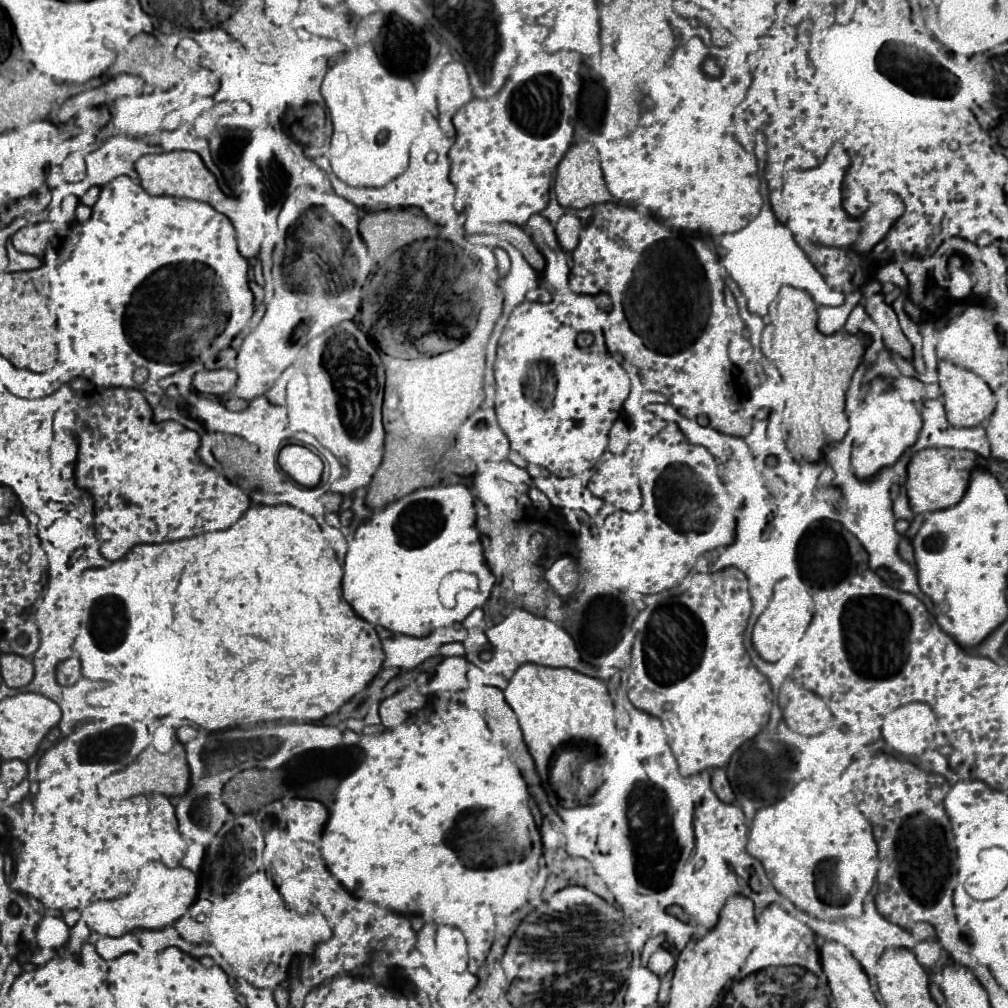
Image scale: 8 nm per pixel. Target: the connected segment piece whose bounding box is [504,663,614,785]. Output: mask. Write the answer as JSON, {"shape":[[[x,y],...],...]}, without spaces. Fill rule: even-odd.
{"shape":[[[526,663],[508,681],[508,687],[504,689],[504,699],[516,711],[524,743],[536,761],[544,785],[550,759],[562,743],[574,741],[576,737],[584,737],[584,741],[596,743],[598,737],[614,727],[614,715],[608,715],[608,711],[604,711],[614,707],[606,685],[600,679],[586,677],[576,671]],[[602,713],[604,719],[600,719]]]}

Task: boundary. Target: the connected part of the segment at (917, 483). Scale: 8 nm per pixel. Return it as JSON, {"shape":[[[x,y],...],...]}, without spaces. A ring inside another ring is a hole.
{"shape":[[[926,447],[924,451],[918,451],[912,455],[908,463],[908,481],[906,481],[906,493],[910,499],[910,511],[912,513],[926,513],[926,511],[938,511],[956,505],[966,491],[970,471],[976,465],[990,467],[988,461],[980,459],[978,455],[972,455],[972,451],[958,451],[958,449],[946,449],[946,447]]]}

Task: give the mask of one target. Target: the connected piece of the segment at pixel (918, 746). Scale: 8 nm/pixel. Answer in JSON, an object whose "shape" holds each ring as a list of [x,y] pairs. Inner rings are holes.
{"shape":[[[926,703],[902,705],[894,711],[890,711],[882,721],[882,739],[900,757],[920,757],[926,749],[932,747],[932,741],[934,741],[936,733],[938,733],[936,717]]]}

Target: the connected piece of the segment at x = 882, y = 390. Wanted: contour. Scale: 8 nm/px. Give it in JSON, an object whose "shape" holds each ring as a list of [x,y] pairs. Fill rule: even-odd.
{"shape":[[[874,377],[870,381],[864,397],[864,412],[864,417],[855,417],[848,431],[855,433],[852,467],[862,479],[872,477],[880,469],[892,465],[904,453],[904,449],[916,441],[922,427],[920,411],[912,401],[902,401],[900,391],[894,387],[890,377]]]}

